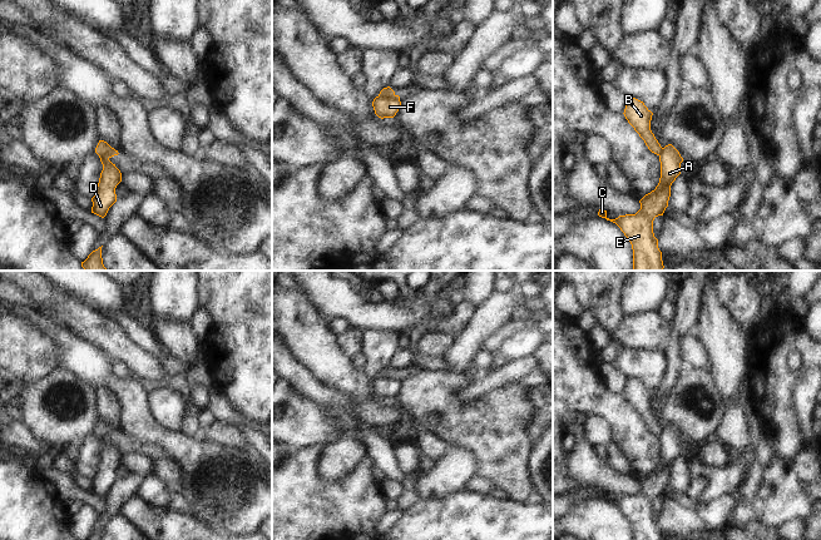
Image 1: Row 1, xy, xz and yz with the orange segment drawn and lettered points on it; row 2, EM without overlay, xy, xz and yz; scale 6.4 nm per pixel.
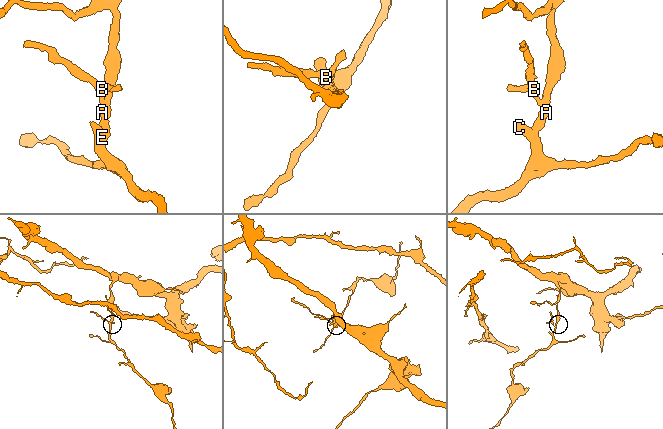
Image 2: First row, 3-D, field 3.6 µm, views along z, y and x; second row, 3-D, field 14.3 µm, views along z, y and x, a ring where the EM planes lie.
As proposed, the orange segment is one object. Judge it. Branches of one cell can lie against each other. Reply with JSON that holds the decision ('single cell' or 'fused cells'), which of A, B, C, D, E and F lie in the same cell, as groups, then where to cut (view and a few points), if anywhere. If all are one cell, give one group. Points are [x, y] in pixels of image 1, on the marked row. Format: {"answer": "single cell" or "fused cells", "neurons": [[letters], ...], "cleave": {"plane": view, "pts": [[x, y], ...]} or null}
{"answer": "fused cells", "neurons": [["A", "C", "D", "E", "F"], ["B"]], "cleave": {"plane": "xy", "pts": [[110, 147], [107, 154], [98, 154]]}}

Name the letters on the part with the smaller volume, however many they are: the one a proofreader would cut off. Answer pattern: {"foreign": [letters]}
{"foreign": ["B"]}

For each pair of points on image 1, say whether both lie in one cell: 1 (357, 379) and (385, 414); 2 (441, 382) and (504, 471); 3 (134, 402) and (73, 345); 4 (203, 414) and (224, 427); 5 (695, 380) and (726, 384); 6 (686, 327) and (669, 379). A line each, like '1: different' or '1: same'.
1: same
2: same
3: same
4: different
5: different
6: same

